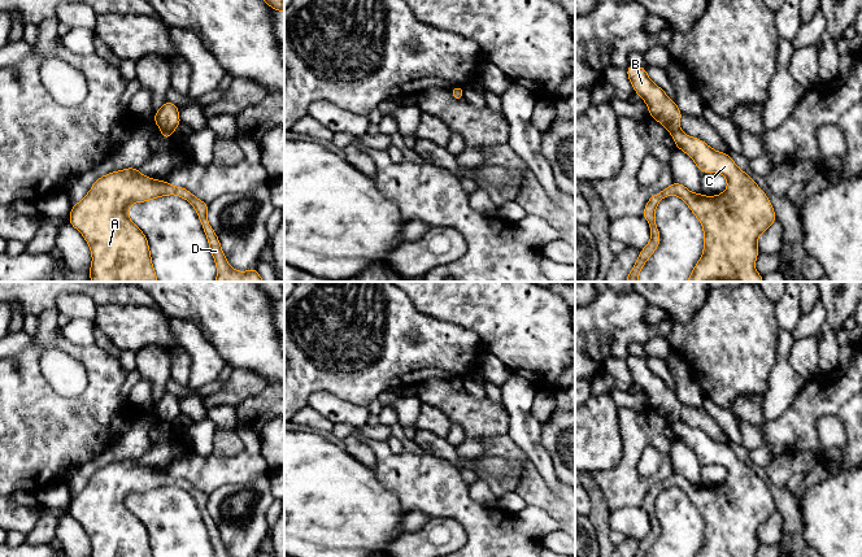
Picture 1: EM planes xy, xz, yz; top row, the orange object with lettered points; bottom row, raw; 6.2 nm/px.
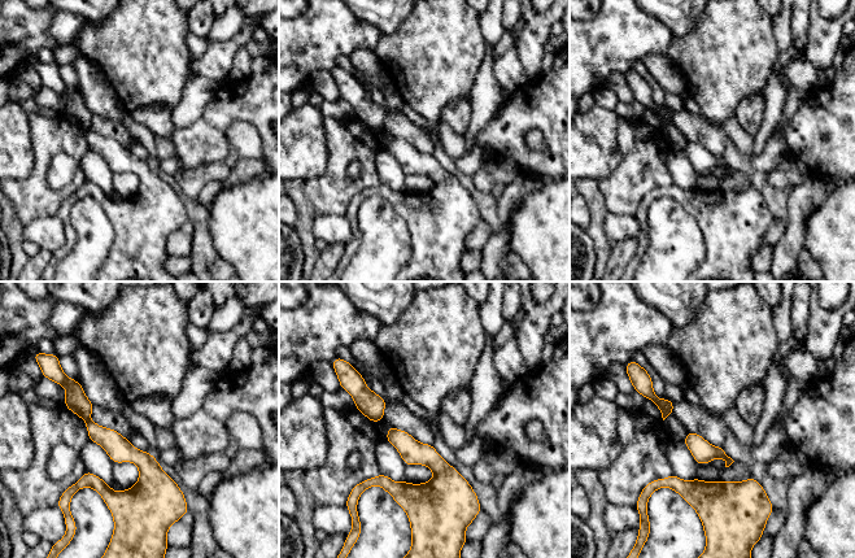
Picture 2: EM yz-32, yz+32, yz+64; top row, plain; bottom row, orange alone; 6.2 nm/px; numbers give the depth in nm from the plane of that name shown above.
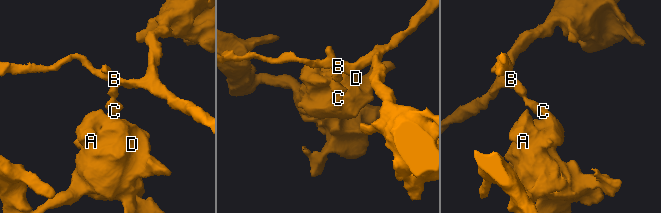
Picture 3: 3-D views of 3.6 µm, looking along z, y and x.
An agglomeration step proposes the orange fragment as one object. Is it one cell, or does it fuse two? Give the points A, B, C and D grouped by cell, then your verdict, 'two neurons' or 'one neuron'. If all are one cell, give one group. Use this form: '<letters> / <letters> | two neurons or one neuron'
A C D / B | two neurons

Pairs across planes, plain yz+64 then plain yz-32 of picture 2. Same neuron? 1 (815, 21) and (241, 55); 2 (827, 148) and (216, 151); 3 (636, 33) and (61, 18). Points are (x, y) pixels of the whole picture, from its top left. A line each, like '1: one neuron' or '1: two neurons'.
1: one neuron
2: one neuron
3: two neurons

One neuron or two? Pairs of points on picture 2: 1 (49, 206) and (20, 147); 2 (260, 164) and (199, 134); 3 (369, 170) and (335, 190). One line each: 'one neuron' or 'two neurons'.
1: two neurons
2: two neurons
3: one neuron

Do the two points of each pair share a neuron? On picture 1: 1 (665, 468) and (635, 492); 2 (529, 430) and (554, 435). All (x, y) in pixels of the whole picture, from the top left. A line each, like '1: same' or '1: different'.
1: same
2: different

